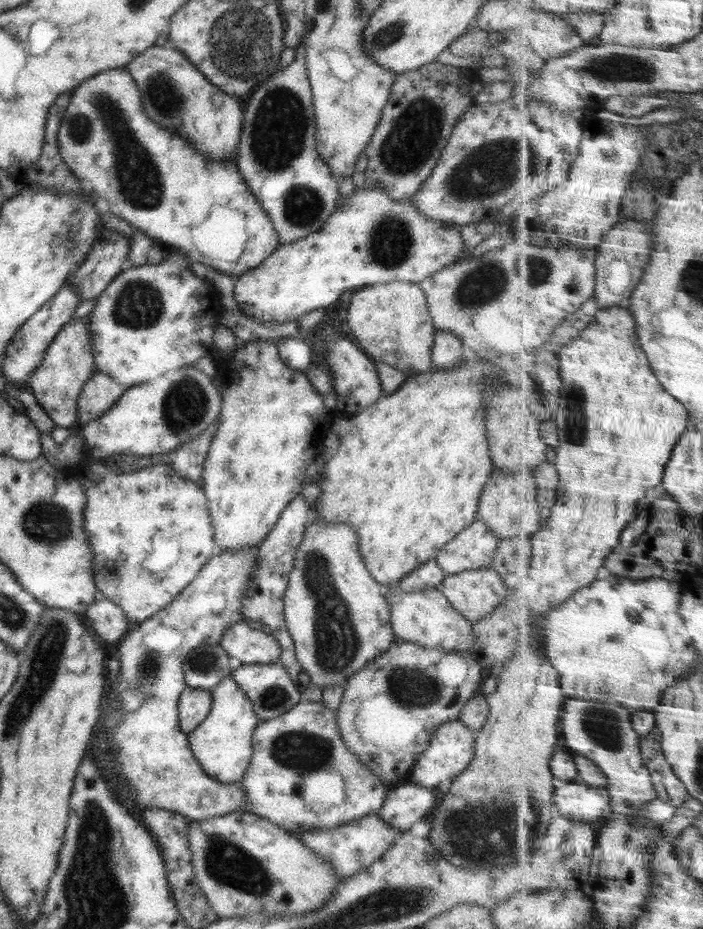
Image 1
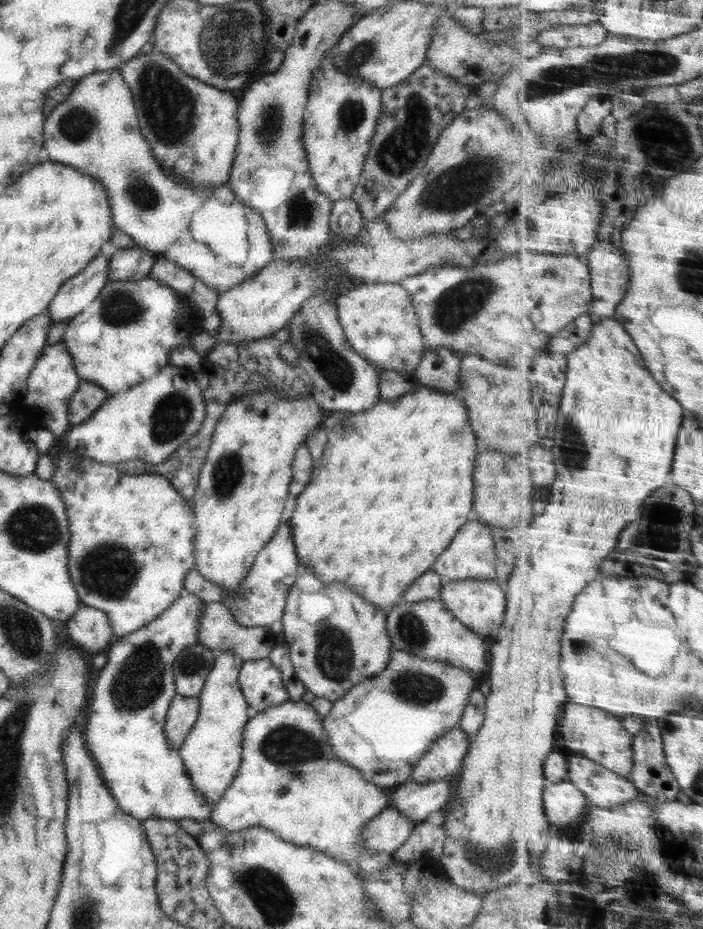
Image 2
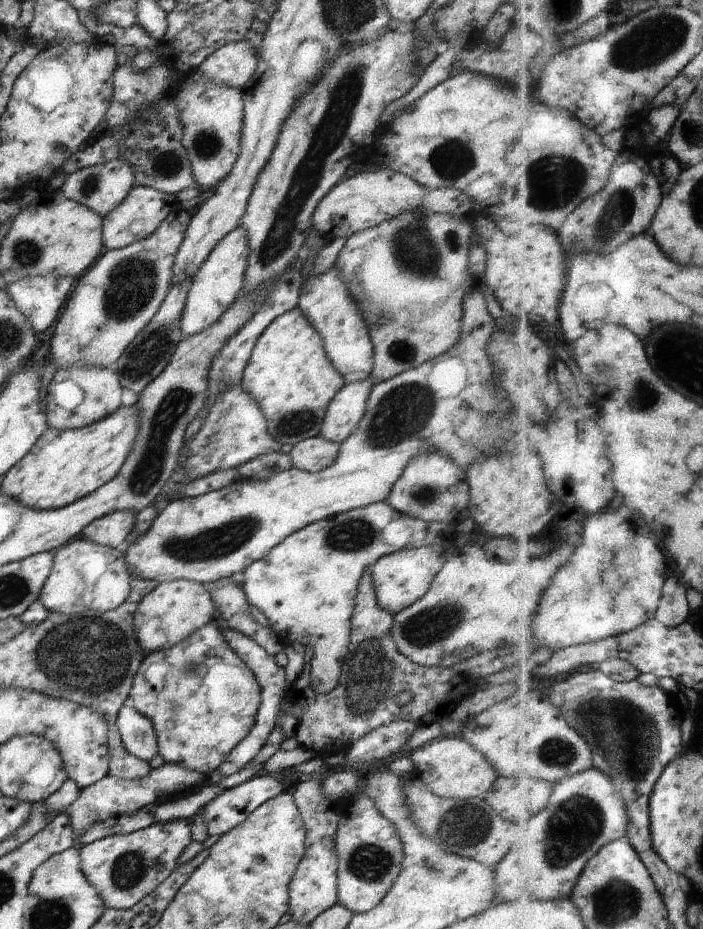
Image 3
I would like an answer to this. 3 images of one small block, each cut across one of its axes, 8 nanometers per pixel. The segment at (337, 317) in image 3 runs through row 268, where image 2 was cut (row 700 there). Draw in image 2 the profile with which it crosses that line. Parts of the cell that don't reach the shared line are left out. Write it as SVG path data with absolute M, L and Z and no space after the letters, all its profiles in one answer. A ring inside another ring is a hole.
M300 563L279 625L287 640L286 646L296 678L302 682L308 692L332 702L342 698L354 685L382 672L388 664L391 651L394 650L386 629L387 612L354 592L347 586L347 582L343 580L333 580L333 582L336 584L324 586L313 573L311 566Z

